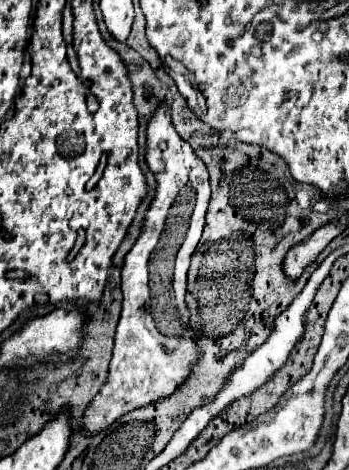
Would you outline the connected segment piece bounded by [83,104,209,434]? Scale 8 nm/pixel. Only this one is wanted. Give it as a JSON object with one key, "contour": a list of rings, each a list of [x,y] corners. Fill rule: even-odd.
{"contour":[[[165,104],[157,108],[147,124],[145,158],[157,178],[157,196],[147,212],[139,240],[125,256],[121,272],[123,312],[115,332],[109,378],[85,412],[83,428],[87,434],[101,432],[133,408],[169,396],[187,378],[189,366],[197,358],[197,346],[187,342],[189,336],[185,334],[189,314],[183,296],[187,256],[193,254],[201,238],[209,206],[209,174],[191,146],[175,132],[171,118],[165,114]],[[179,256],[185,256],[183,266],[179,266]]]}

